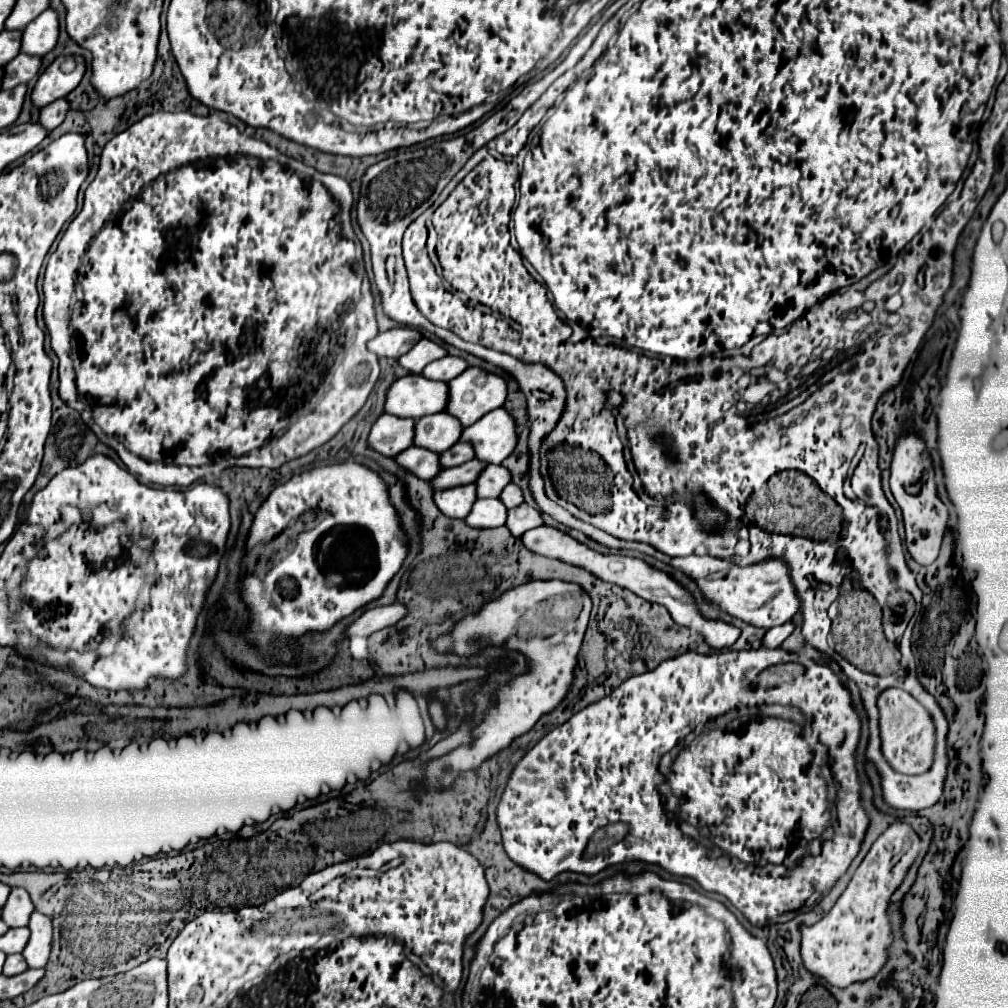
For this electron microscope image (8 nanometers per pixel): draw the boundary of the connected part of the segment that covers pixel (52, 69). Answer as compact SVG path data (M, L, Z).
M57 57L37 79L33 93L31 93L31 101L37 107L45 107L61 97L65 97L69 91L73 91L83 73L85 73L85 61L83 57L75 57L75 69L73 71L63 71L61 65L65 63L67 57Z

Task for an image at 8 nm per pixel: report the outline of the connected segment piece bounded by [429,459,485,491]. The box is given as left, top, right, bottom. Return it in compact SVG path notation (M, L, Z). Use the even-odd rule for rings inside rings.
M467 461L459 467L451 467L451 469L441 469L431 481L431 489L439 491L439 489L451 489L451 487L459 487L459 485L467 485L473 483L475 477L479 475L479 469L483 469L485 465L481 461Z

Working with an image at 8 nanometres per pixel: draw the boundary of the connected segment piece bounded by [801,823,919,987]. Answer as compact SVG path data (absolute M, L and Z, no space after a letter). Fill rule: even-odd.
M907 823L891 825L871 847L853 879L849 881L843 895L837 899L833 909L815 925L803 929L801 941L801 957L805 967L825 979L835 987L847 987L855 981L865 981L873 977L885 963L885 949L891 943L889 919L887 919L887 903L889 895L899 887L905 869L913 863L919 853L919 839L915 833L907 831ZM909 839L909 863L905 859L903 845ZM899 857L897 863L893 859Z

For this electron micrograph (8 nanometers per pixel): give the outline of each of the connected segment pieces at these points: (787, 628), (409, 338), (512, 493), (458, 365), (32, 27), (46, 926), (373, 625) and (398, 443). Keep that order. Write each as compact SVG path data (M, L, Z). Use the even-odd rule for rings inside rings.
M791 623L769 629L769 631L765 633L763 641L761 641L761 647L765 647L765 649L777 649L777 647L791 635L791 631L793 631L793 625L791 625Z
M397 327L397 329L389 329L385 333L379 333L375 339L371 339L367 343L367 349L371 353L375 353L377 357L401 357L403 353L407 353L415 341L421 339L421 333L411 329L411 327Z
M509 483L501 493L499 493L499 497L497 497L507 509L513 509L513 507L517 507L517 505L521 505L523 503L523 497L521 497L521 489L515 485L515 483Z
M441 357L437 361L431 361L425 369L423 369L423 377L433 379L433 381L449 381L451 377L457 377L459 373L463 373L463 369L467 369L467 363L461 357Z
M47 9L43 15L39 15L37 19L33 19L21 35L21 53L27 55L45 55L49 53L55 43L57 43L57 35L59 35L59 21L53 9Z
M33 911L29 917L29 929L31 935L21 955L25 957L29 967L43 967L51 951L51 919L47 919L39 911Z
M399 603L367 609L343 633L345 633L345 637L355 637L355 635L369 637L371 633L375 633L379 629L395 625L395 621L399 621L399 617L403 617L403 615L405 615L405 605L399 605Z
M383 413L373 423L371 433L367 437L367 445L385 457L393 457L395 453L411 447L413 425L415 425L413 419L401 419Z

